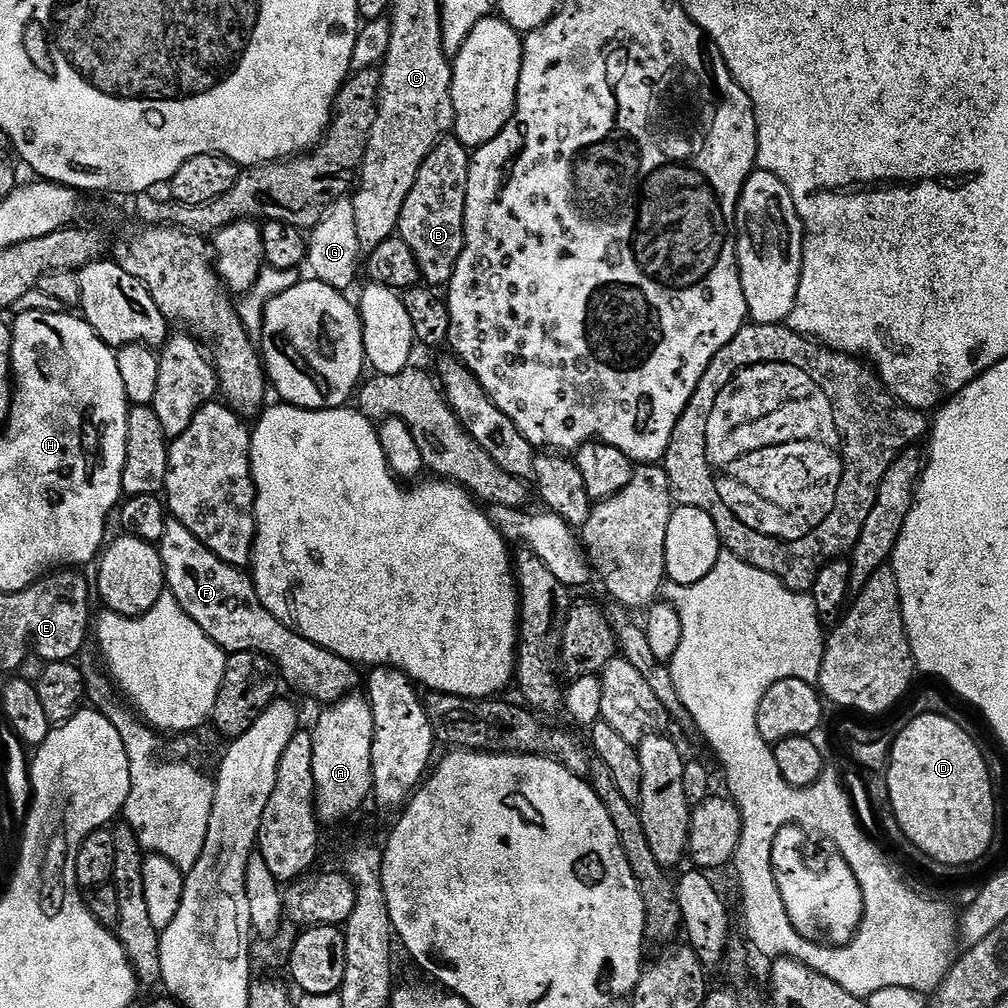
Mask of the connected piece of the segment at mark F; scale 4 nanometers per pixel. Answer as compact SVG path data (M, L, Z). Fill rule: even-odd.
M169 519L164 537L158 543L164 563L164 579L167 591L182 606L184 613L225 653L261 652L270 656L278 667L285 685L293 684L308 696L331 706L337 700L355 693L357 665L343 660L338 654L302 638L293 628L283 624L258 598L253 577L247 571L228 564L214 554L182 522Z

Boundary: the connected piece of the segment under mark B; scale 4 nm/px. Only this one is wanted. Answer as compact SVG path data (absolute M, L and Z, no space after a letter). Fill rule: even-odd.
M441 139L431 154L424 159L424 165L420 168L418 178L402 208L398 236L406 242L406 246L410 246L420 266L420 275L425 285L448 285L464 249L469 163L469 149L459 140Z

